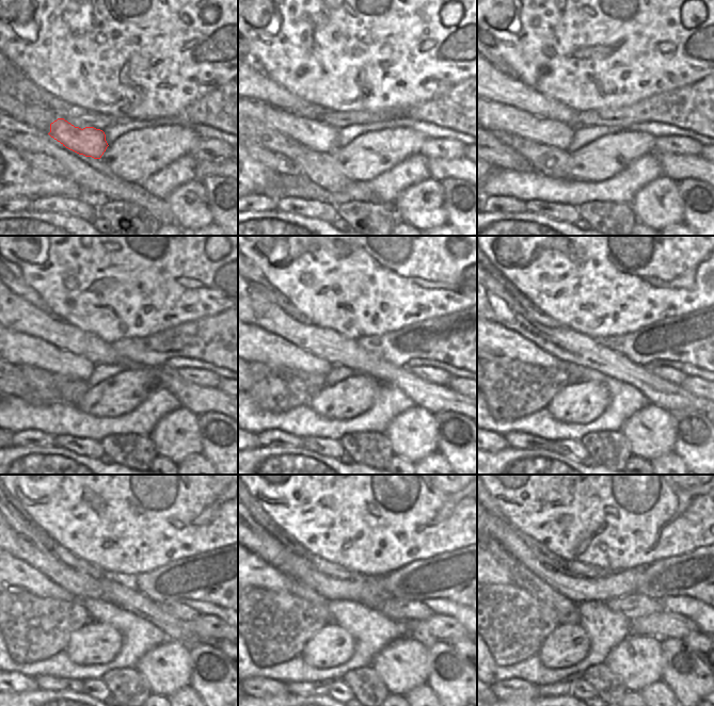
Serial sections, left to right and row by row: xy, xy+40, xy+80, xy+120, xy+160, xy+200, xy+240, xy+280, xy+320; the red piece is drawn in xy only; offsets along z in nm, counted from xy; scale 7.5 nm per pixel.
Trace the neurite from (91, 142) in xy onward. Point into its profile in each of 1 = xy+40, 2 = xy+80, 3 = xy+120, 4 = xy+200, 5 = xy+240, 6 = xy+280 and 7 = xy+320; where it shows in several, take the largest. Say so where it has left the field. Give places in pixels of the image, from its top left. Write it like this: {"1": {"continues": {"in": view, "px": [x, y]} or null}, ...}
{"1": {"continues": {"in": "xy+40", "px": [314, 134]}}, "2": {"continues": {"in": "xy+80", "px": [498, 116]}}, "3": {"continues": {"in": "xy+120", "px": [20, 350]}}, "4": {"continues": {"in": "xy+200", "px": [498, 341]}}, "5": {"continues": {"in": "xy+240", "px": [21, 575]}}, "6": {"continues": {"in": "xy+280", "px": [259, 574]}}, "7": {"continues": {"in": "xy+320", "px": [498, 573]}}}

